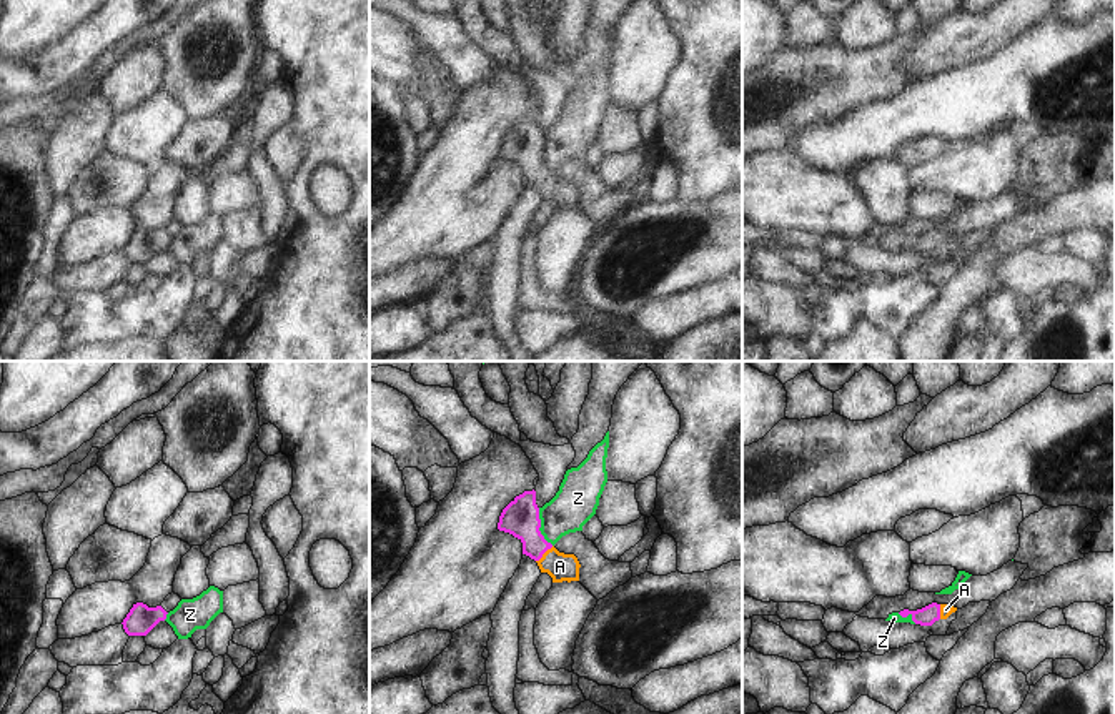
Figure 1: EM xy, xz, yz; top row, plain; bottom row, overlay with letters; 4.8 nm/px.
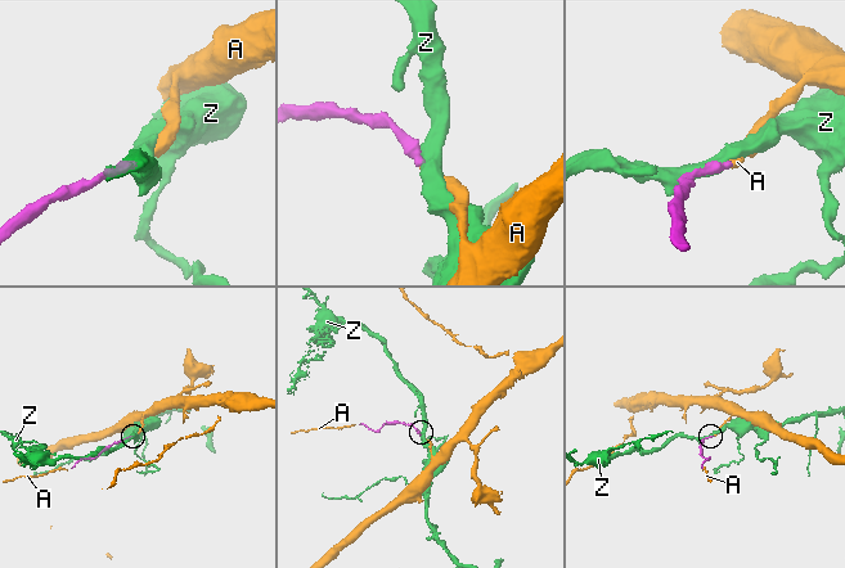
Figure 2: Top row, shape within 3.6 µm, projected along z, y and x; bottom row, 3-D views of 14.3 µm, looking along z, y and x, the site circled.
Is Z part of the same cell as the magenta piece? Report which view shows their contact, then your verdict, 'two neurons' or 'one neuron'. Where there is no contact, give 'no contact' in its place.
xz | two neurons

